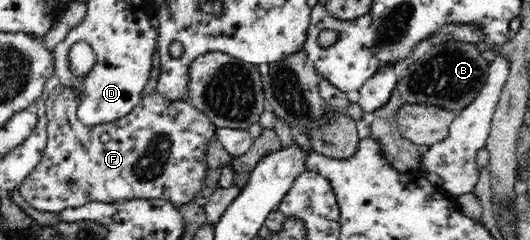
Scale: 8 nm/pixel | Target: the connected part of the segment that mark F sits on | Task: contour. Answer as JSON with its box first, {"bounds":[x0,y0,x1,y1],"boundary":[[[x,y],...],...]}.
{"bounds":[19,86,215,214],"boundary":[[[56,86],[49,94],[46,100],[46,120],[48,126],[46,131],[48,134],[48,141],[44,152],[42,153],[41,162],[33,168],[33,170],[27,175],[25,180],[19,184],[19,192],[23,195],[23,198],[28,202],[31,208],[40,210],[41,212],[55,212],[59,214],[66,208],[79,208],[87,202],[93,202],[98,200],[99,202],[117,202],[117,200],[131,200],[137,198],[145,199],[165,199],[174,204],[187,204],[193,200],[193,196],[197,192],[203,190],[203,178],[205,178],[205,172],[207,172],[207,165],[205,165],[205,148],[207,148],[207,140],[215,137],[215,126],[209,121],[208,116],[197,110],[189,101],[169,101],[163,99],[157,91],[154,91],[149,96],[143,97],[140,103],[135,108],[123,116],[120,120],[115,120],[109,124],[101,124],[97,126],[86,126],[82,124],[76,117],[77,110],[77,89],[71,89],[65,86]]]}

